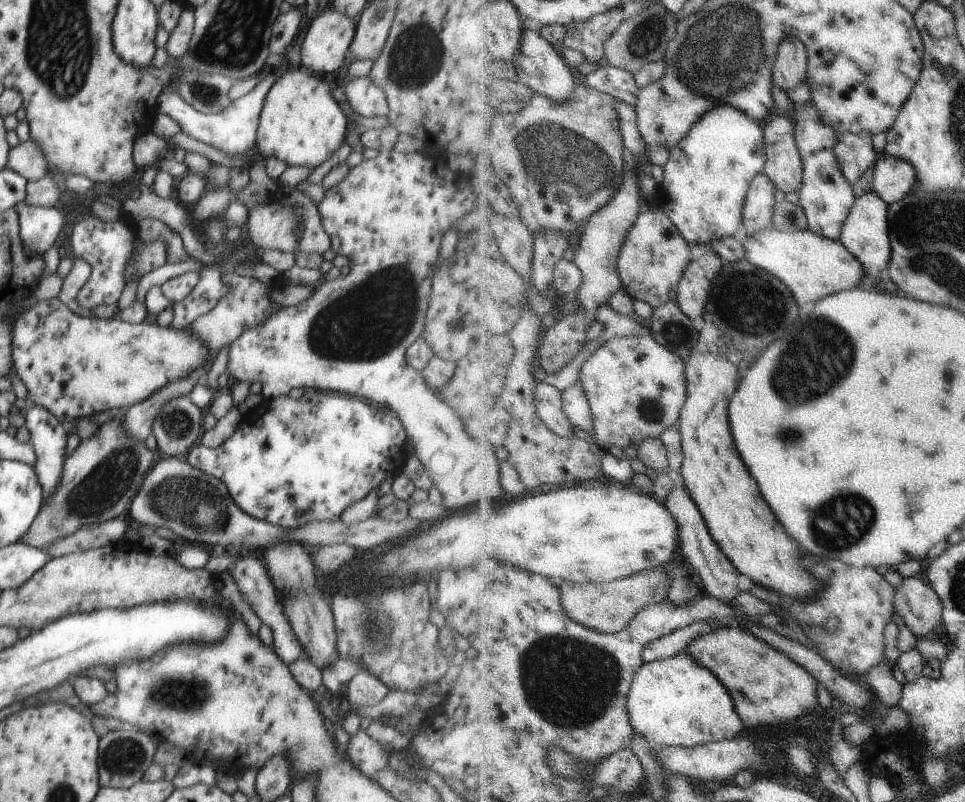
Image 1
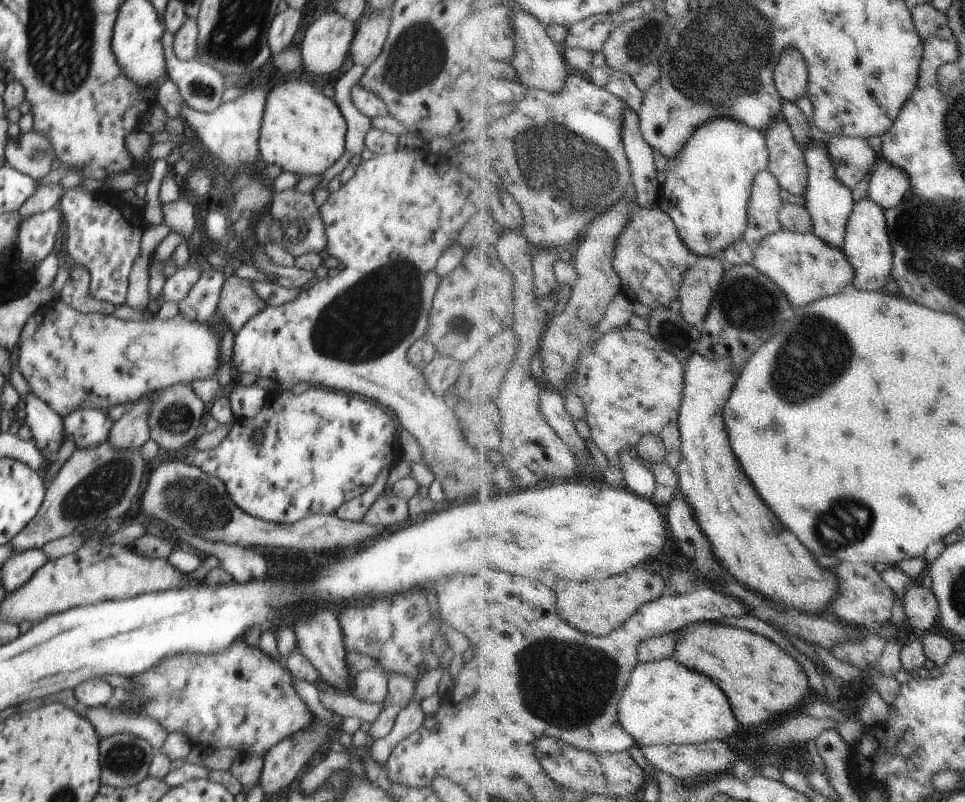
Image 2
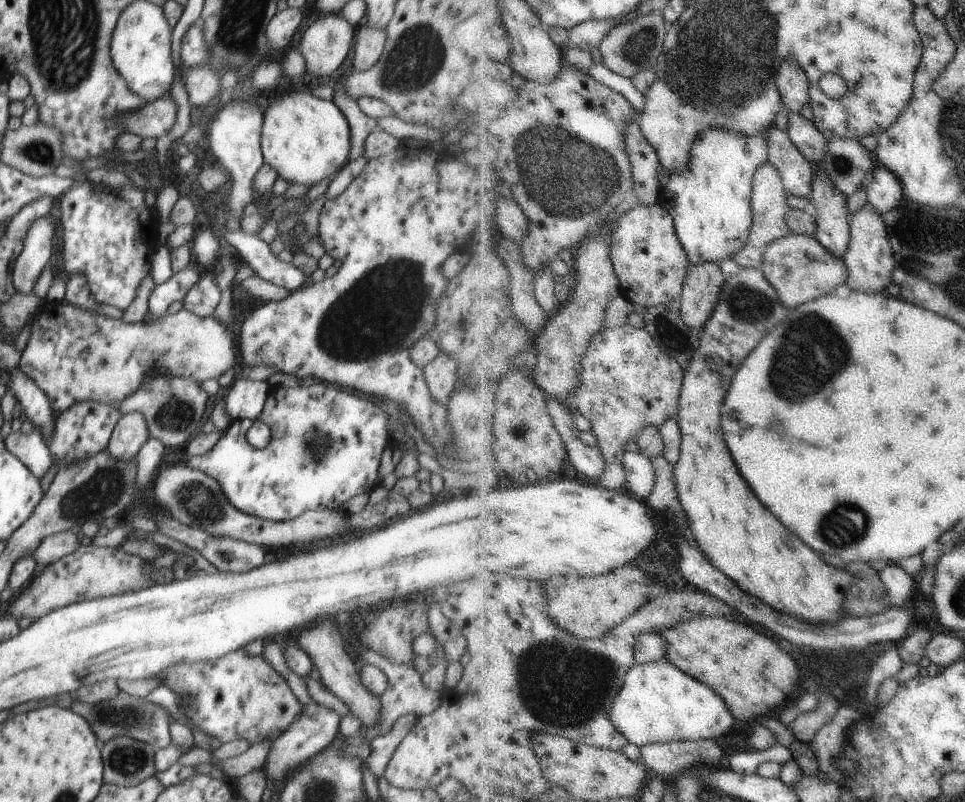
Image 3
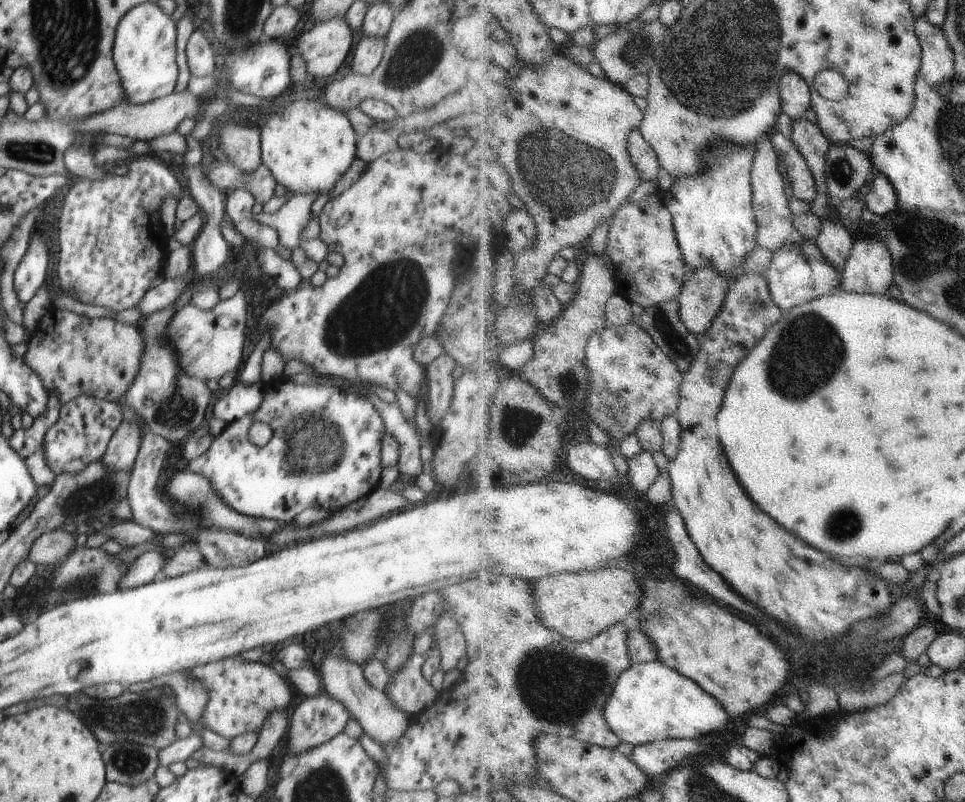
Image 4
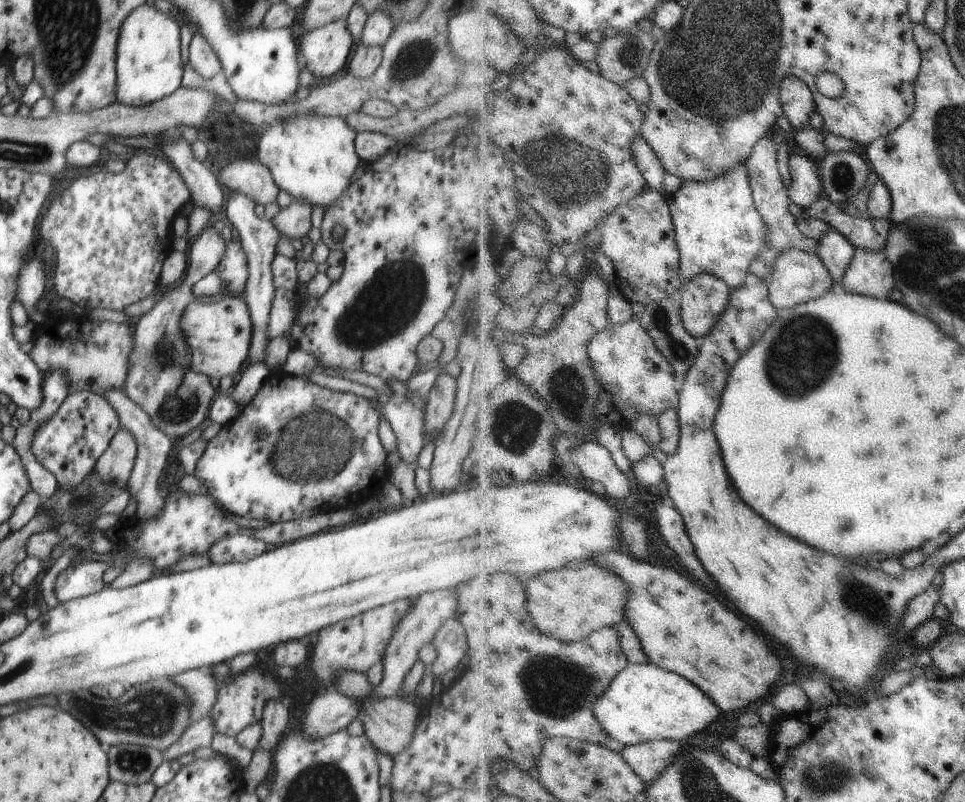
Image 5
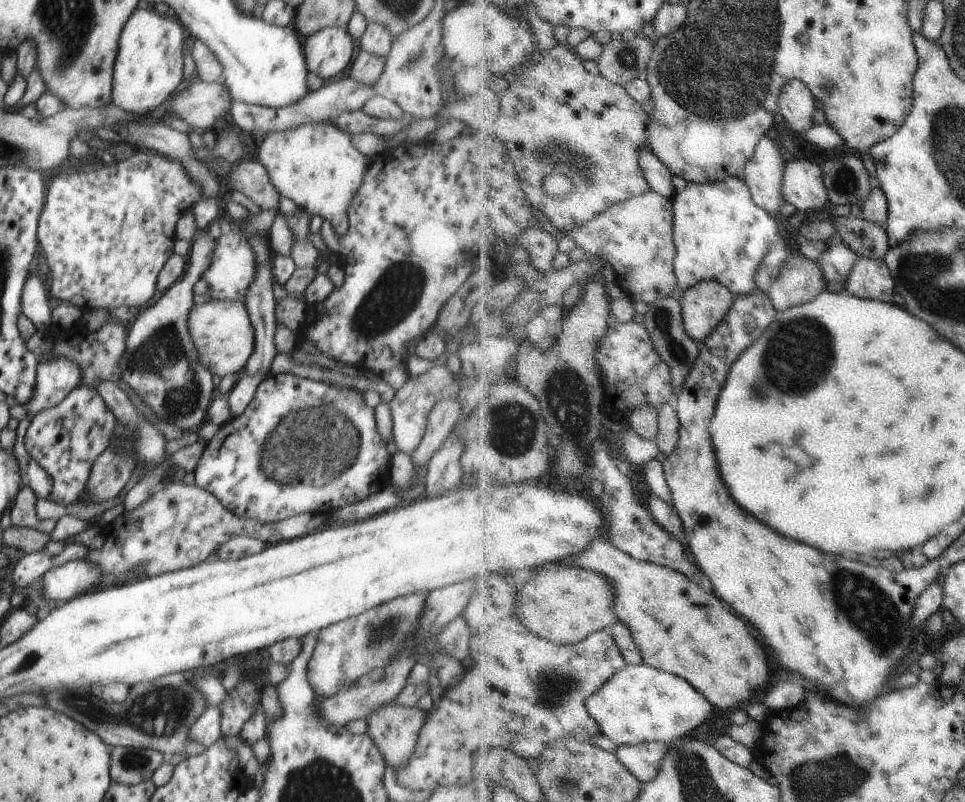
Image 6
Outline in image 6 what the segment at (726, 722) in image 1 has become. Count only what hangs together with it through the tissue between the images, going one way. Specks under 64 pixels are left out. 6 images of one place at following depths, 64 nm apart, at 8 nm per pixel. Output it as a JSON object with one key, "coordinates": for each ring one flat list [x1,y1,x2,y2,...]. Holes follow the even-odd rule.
{"coordinates":[[646,662,633,665,629,664,624,670,616,674,600,692,597,692,587,702,590,714,598,721,602,735,610,738,618,746,636,746,645,742,664,741,673,743,680,739,690,738,694,730,704,726,714,718,714,704,704,698,704,694,683,676,660,670]]}

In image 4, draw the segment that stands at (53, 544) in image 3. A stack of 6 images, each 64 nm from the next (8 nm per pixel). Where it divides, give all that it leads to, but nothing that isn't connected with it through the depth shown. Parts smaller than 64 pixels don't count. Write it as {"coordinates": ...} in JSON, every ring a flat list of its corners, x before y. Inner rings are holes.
{"coordinates":[[54,529,39,537,32,545,29,559,40,564,58,564,75,547,76,536,68,529]]}

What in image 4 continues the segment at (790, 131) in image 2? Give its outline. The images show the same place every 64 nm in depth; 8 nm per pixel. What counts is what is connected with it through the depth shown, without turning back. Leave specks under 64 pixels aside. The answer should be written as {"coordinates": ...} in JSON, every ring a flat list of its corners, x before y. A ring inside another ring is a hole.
{"coordinates":[[782,132,774,136,774,146,782,148,778,150,780,156,786,160,788,166,788,180,792,182,794,198,806,202,814,202,818,198,818,182,814,178,814,172,806,160,806,156,798,150,794,140,784,136]]}

